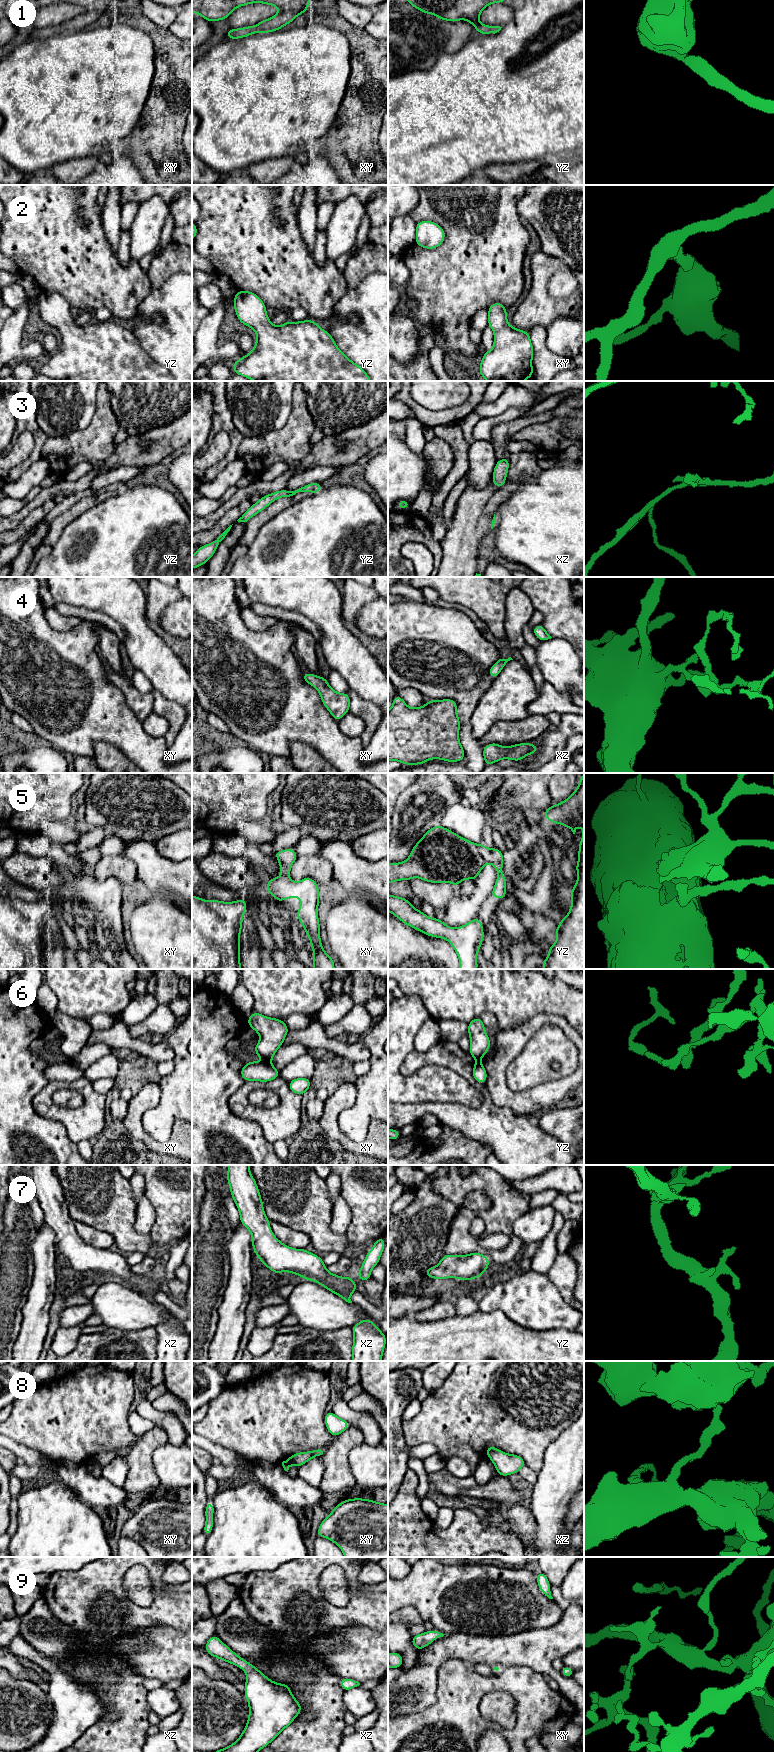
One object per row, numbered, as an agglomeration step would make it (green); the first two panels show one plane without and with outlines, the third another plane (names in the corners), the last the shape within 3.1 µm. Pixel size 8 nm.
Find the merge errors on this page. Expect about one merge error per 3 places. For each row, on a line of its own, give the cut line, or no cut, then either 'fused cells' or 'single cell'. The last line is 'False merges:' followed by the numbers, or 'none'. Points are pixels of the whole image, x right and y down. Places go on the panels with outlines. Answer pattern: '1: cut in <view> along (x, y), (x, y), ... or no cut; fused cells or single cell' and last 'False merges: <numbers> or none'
1: no cut; single cell
2: no cut; single cell
3: no cut; single cell
4: no cut; single cell
5: cut in xy along (282, 874), (287, 876); fused cells
6: cut in xy along (265, 1060), (269, 1061); fused cells
7: no cut; single cell
8: no cut; single cell
9: no cut; single cell
False merges: 5, 6

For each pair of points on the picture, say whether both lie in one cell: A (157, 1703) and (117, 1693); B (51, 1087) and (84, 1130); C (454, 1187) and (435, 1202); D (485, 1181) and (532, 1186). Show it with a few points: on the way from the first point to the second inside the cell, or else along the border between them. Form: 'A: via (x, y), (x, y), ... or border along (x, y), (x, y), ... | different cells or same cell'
A: border along (148, 1691), (146, 1703), (150, 1710) | different cells
B: via (48, 1100), (60, 1114), (71, 1118) | same cell
C: border along (432, 1177), (432, 1188), (457, 1207), (455, 1216) | different cells
D: border along (506, 1180), (515, 1190), (530, 1195) | different cells

